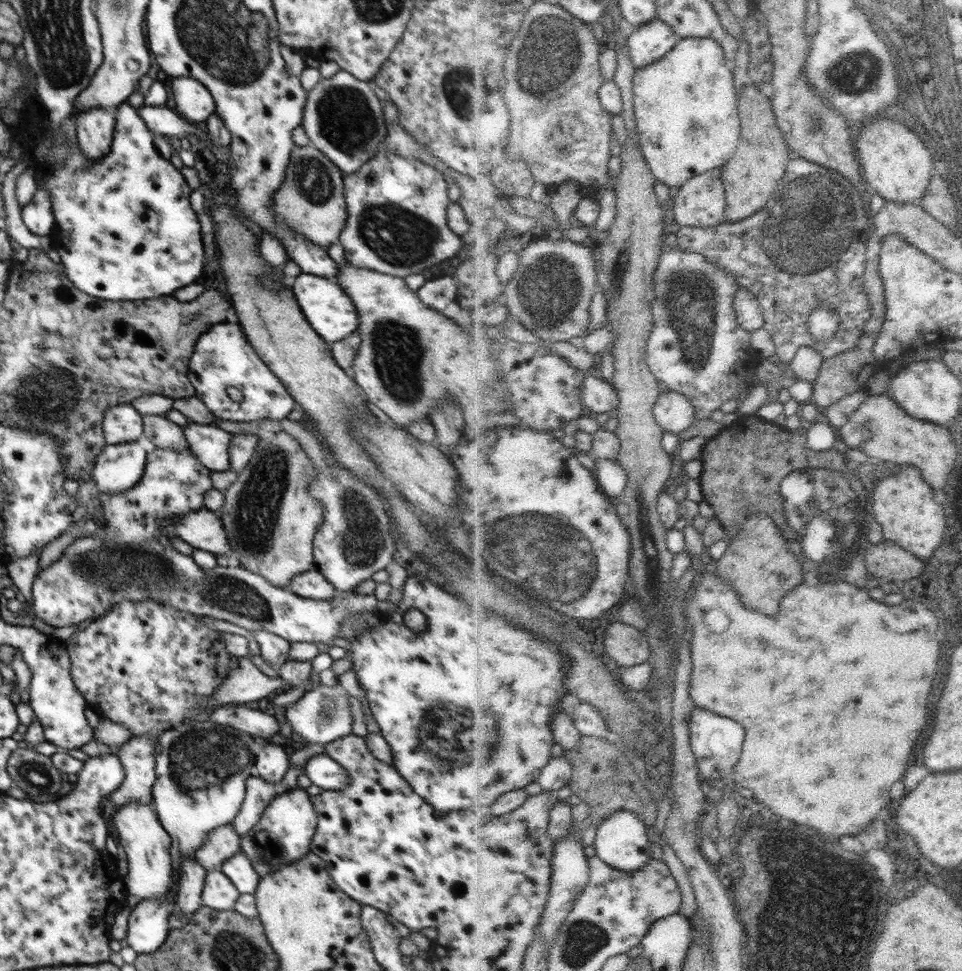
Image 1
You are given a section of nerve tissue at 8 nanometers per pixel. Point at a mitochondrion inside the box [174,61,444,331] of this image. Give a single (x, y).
(399, 238)

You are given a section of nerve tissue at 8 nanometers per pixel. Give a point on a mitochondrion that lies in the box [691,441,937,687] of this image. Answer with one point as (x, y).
(818, 524)

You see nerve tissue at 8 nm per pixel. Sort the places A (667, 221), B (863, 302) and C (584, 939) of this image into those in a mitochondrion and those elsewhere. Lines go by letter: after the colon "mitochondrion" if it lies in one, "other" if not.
A: other
B: other
C: mitochondrion

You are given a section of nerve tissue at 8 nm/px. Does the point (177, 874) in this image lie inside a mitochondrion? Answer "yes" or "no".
no

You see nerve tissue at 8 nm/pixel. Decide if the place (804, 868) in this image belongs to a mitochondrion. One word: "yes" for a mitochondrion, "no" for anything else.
yes

